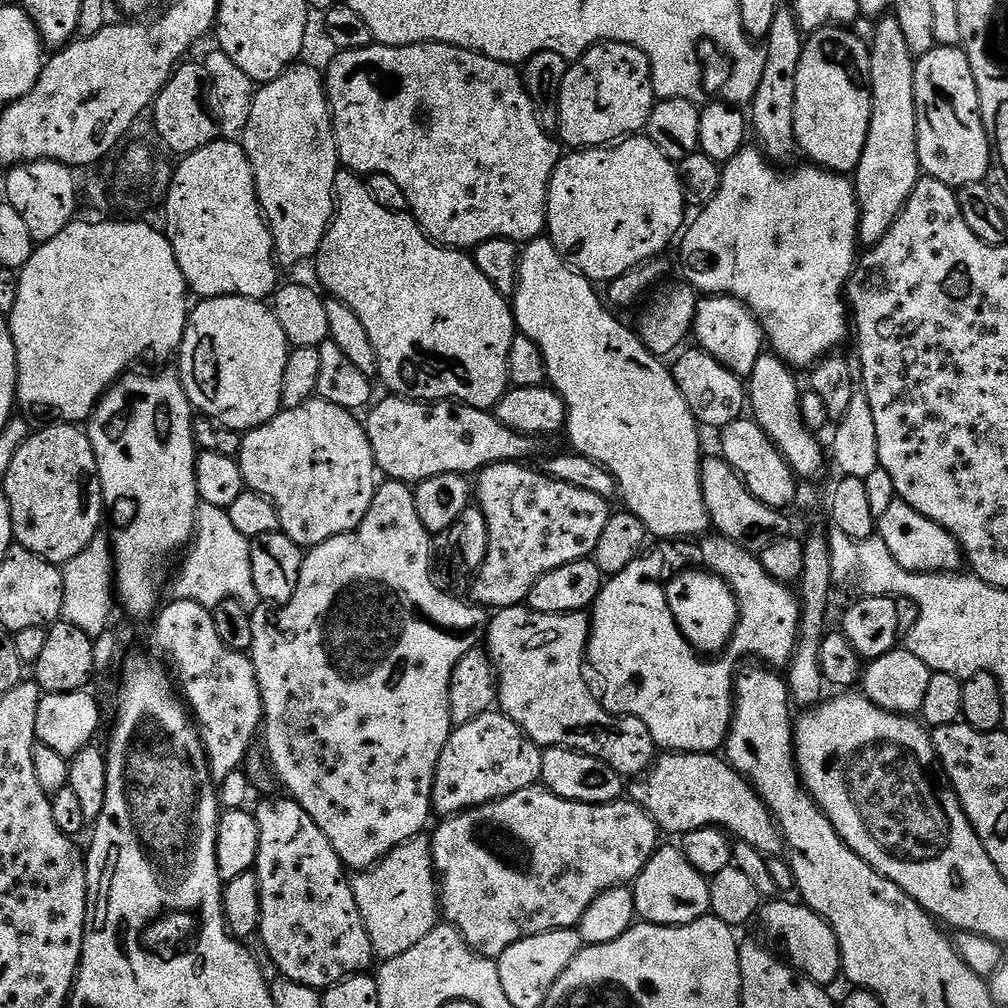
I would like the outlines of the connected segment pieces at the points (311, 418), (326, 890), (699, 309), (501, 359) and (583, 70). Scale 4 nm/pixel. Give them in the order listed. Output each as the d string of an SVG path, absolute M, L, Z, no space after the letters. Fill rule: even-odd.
M313 398L297 408L277 412L270 422L243 433L240 441L240 469L247 491L268 497L275 504L280 519L280 531L301 548L317 548L338 534L353 532L366 518L370 502L378 487L378 469L374 450L368 441L363 423L342 406Z
M291 798L264 800L254 815L258 822L258 858L254 869L258 878L258 890L262 902L260 915L260 941L266 946L266 954L274 958L274 969L283 979L293 980L302 986L327 990L348 976L358 976L369 971L374 961L370 934L362 922L358 902L354 902L354 890L344 863L334 854L330 838L314 826L314 818Z
M704 296L696 301L691 335L706 354L718 358L726 370L741 378L751 377L758 358L765 355L766 337L755 314L733 296Z
M341 170L336 175L336 206L332 222L328 226L328 233L322 238L322 246L316 251L314 265L316 264L316 276L320 279L319 287L323 289L329 297L346 302L354 314L358 314L358 319L362 321L362 326L366 326L366 334L370 334L370 342L374 346L374 354L378 358L380 367L379 379L384 379L384 384L388 387L389 393L403 396L409 400L422 400L425 402L435 402L438 400L451 400L457 404L469 404L475 408L485 410L495 409L504 393L510 387L508 378L508 359L510 358L510 342L518 334L516 317L512 314L512 305L498 290L494 290L493 284L478 270L475 259L467 251L458 248L445 248L442 244L430 240L428 235L420 229L420 224L408 212L391 212L382 210L374 198L370 198L370 190L367 183L357 173Z
M595 44L562 78L559 139L572 150L611 146L647 129L653 103L652 67L646 54L632 44Z

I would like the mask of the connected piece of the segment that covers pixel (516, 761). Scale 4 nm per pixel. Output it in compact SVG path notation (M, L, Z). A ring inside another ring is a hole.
M499 710L459 725L442 750L434 774L432 806L441 817L467 812L518 790L533 787L542 774L542 749L512 719Z

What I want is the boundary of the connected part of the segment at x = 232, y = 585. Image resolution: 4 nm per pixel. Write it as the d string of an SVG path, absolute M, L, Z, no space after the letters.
M201 504L196 515L196 534L186 552L188 565L177 574L173 584L171 581L171 595L177 600L198 602L209 610L227 600L236 600L249 610L261 607L258 590L254 590L254 574L250 570L251 545L251 539L231 524L228 509Z

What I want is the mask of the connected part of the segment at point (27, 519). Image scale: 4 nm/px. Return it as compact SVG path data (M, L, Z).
M49 423L41 432L33 431L28 441L14 454L14 462L10 462L10 470L2 481L2 491L10 502L10 518L15 543L26 550L38 554L38 558L46 558L46 562L63 566L70 558L78 558L86 546L101 531L100 523L105 523L106 509L104 496L100 493L100 475L98 462L88 440L87 431L74 424Z

